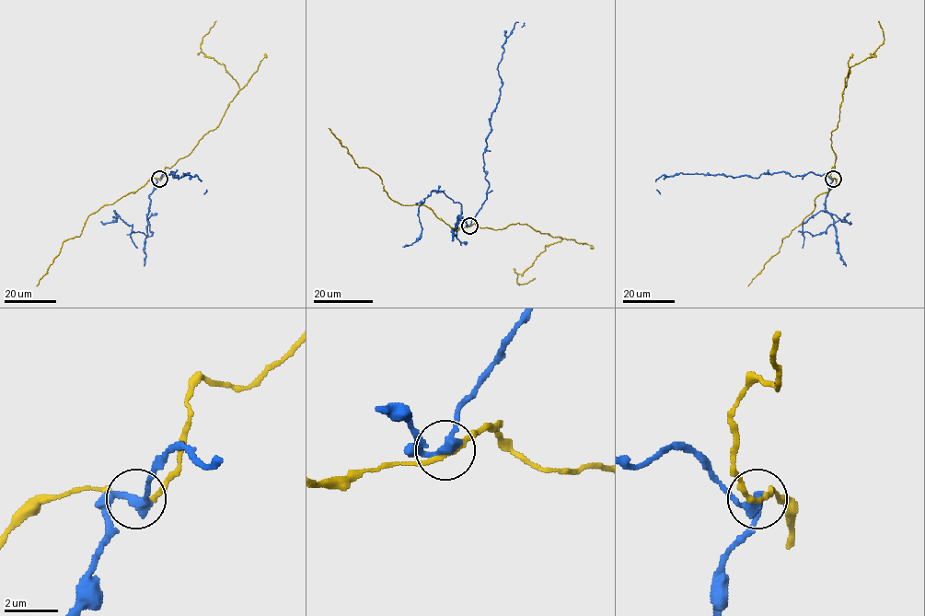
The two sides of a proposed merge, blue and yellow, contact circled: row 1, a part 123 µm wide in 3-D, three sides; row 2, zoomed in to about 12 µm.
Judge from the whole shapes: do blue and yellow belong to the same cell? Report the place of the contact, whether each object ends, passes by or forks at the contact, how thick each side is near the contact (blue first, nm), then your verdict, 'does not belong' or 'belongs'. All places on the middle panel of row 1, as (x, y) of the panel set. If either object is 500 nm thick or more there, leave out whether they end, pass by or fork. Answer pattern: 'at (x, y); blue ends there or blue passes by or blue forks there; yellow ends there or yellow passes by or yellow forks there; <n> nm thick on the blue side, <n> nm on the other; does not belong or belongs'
at (469, 226); blue passes by; yellow passes by; 320 nm thick on the blue side, 160 nm on the other; does not belong

